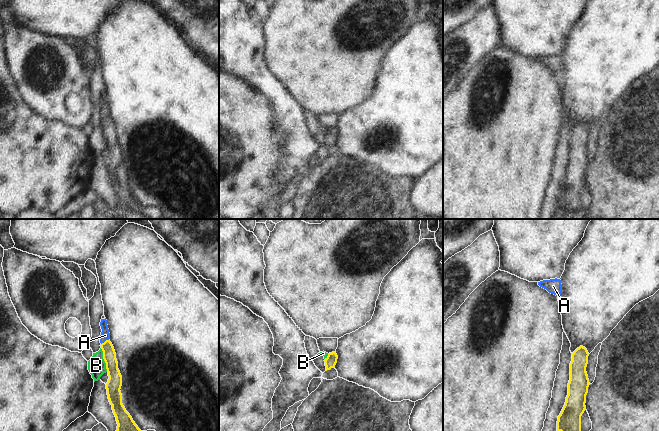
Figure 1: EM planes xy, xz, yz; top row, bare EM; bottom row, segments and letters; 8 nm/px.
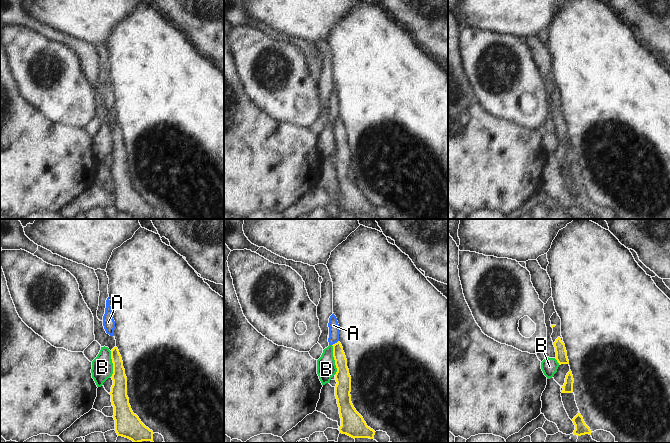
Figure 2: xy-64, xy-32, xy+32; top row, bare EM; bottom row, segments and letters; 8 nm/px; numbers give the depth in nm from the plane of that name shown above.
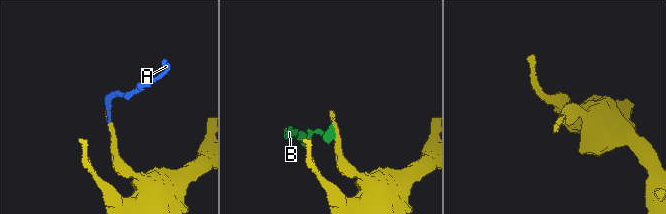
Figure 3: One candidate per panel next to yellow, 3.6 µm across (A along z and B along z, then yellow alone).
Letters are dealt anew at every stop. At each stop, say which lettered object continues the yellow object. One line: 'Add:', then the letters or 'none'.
Add: none

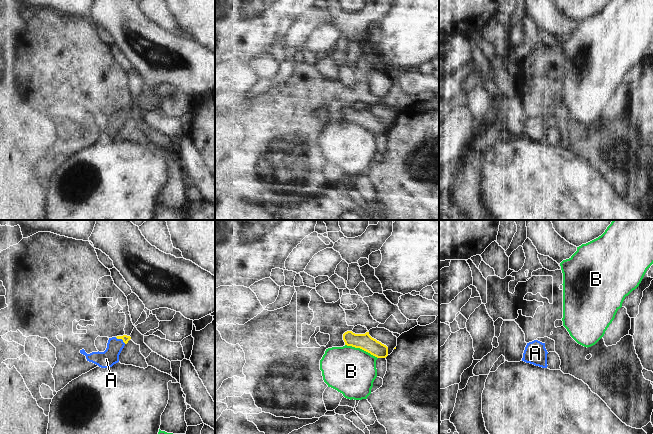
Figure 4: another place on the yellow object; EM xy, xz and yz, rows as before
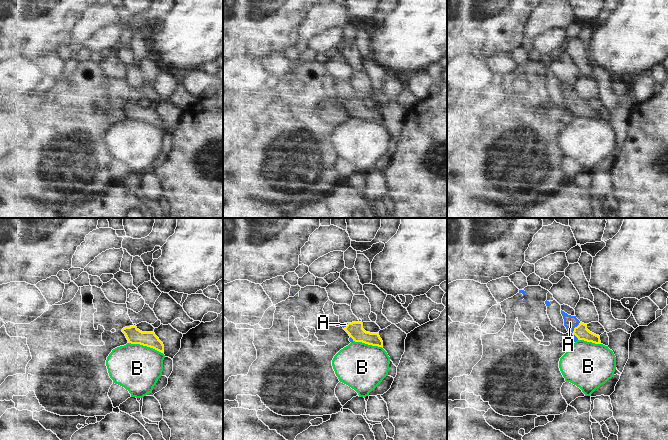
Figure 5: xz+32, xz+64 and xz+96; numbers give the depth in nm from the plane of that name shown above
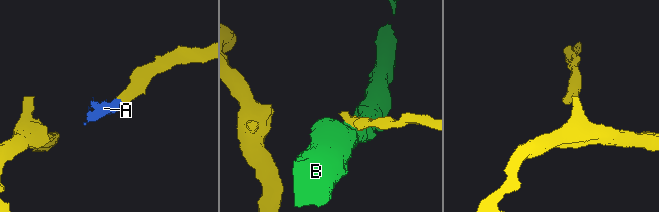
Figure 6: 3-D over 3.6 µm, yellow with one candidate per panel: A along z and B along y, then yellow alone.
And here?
Add: A

